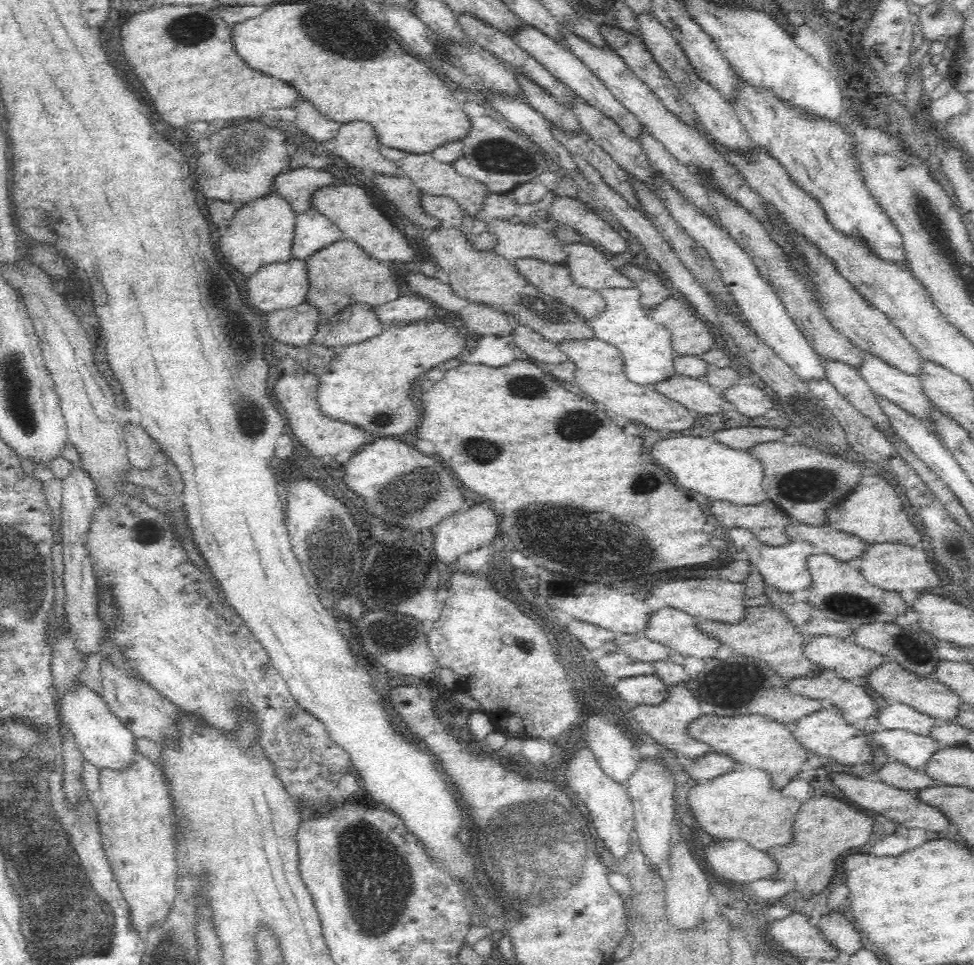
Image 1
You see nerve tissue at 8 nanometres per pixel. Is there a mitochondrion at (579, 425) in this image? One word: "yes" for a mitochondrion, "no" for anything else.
yes

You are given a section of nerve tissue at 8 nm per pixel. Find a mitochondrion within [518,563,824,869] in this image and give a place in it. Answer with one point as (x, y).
(738, 684)

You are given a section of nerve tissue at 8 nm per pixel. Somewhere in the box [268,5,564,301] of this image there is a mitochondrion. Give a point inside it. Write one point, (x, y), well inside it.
(338, 36)

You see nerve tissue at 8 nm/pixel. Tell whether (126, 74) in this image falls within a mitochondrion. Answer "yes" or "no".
no

